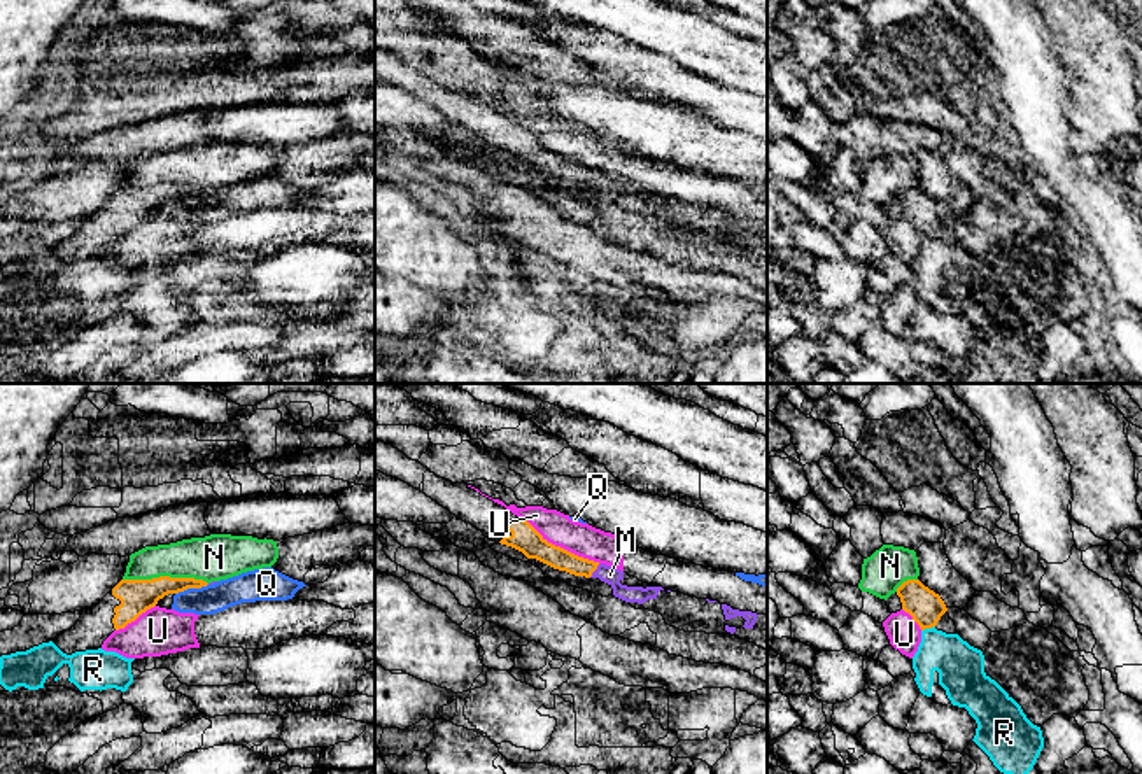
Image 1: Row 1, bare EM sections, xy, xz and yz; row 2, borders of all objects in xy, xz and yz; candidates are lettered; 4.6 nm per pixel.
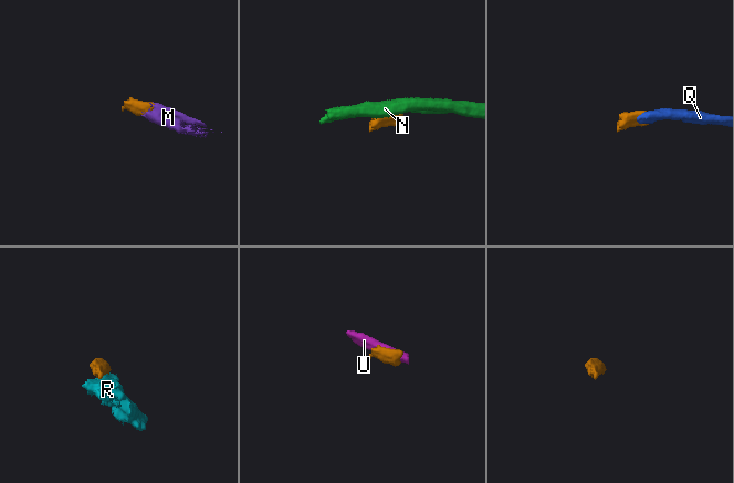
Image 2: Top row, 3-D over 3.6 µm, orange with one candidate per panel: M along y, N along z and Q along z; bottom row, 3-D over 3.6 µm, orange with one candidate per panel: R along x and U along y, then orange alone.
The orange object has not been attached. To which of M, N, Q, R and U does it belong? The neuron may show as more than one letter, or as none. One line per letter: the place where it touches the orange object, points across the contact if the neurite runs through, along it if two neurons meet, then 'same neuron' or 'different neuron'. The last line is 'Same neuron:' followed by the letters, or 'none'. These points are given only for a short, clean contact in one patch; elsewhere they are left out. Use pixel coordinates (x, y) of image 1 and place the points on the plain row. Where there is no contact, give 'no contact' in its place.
M: xz (594, 177) | across xz (545, 160), (594, 177), (610, 182) | same neuron
N: xy (165, 184) | along xy (123, 186), (193, 184), (207, 191) | different neuron
Q: xy (191, 195) | along xy (209, 191), (176, 202) | different neuron
R: yz (927, 235) | along yz (934, 233), (922, 239) | different neuron
U: xz (559, 154) | along xz (519, 125), (526, 126), (549, 149), (599, 170) | different neuron
Same neuron: M

